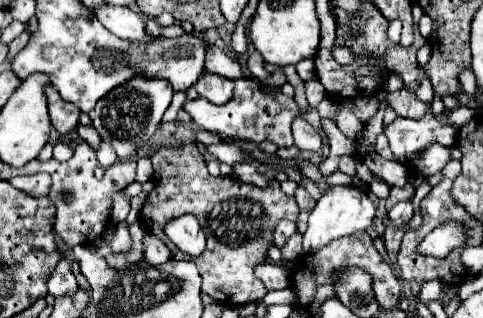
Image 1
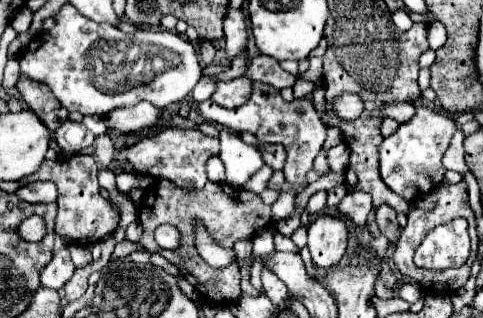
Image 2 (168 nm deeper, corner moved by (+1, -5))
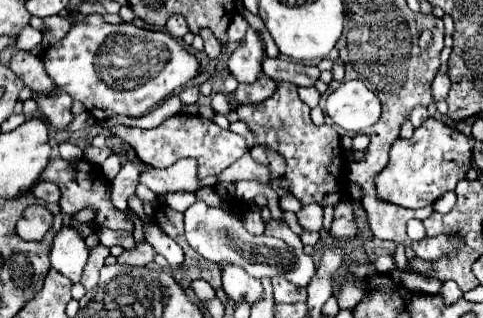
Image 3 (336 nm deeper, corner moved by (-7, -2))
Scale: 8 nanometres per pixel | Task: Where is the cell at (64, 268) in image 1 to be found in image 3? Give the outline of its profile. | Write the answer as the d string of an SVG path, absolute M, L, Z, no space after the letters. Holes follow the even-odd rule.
M64 227L56 235L50 251L52 267L70 281L80 281L86 259L88 259L88 249L84 245L84 239L76 235L72 227Z

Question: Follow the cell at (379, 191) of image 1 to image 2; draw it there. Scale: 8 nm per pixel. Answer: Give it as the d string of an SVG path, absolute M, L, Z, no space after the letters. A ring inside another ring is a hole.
M380 206L376 210L376 224L380 228L380 232L390 240L390 244L398 242L398 232L400 232L400 224L396 218L396 212L390 206Z

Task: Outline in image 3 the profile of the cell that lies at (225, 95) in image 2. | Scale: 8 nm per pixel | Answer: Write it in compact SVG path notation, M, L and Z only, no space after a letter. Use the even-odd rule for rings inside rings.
M262 75L256 79L256 83L240 83L238 89L234 91L234 99L238 103L258 103L268 99L274 89L276 89L276 81Z

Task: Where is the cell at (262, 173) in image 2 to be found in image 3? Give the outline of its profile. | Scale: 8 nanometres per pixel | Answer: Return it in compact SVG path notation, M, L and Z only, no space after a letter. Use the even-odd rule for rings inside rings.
M248 153L236 161L232 167L228 167L222 175L222 181L236 181L236 179L250 179L258 181L260 185L270 185L270 169L258 161L254 161Z

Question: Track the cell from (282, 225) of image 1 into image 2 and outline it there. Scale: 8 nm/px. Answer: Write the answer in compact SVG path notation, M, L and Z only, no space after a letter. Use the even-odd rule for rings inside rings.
M298 206L284 222L280 222L280 224L276 226L276 230L278 230L280 234L284 234L284 236L292 236L292 232L300 226L300 216L302 216L302 212L304 212L304 208Z

